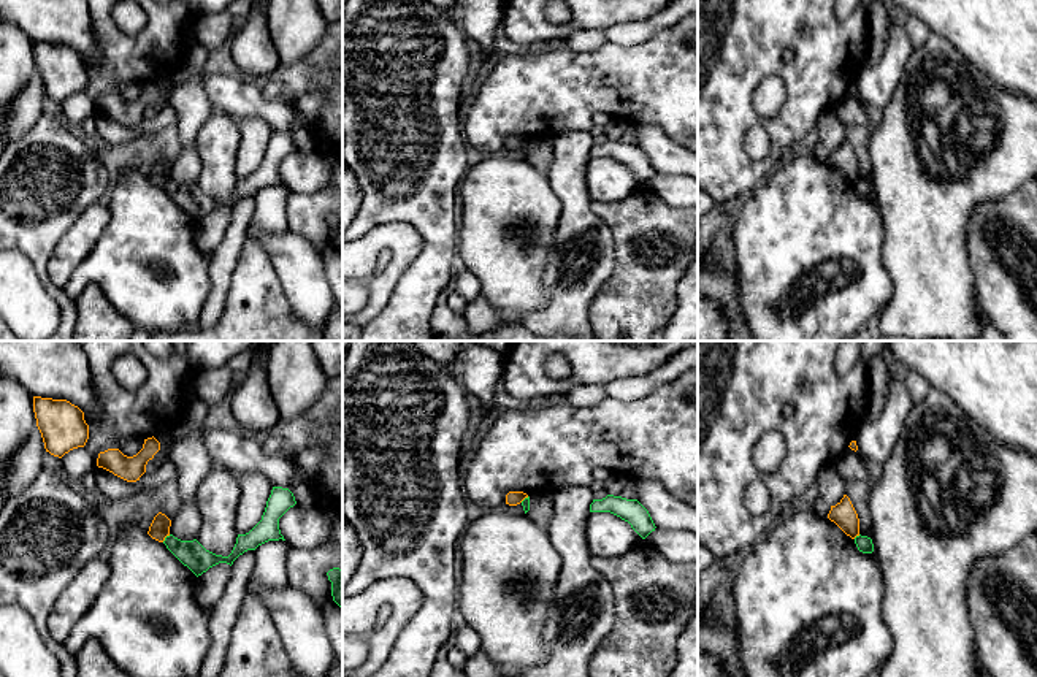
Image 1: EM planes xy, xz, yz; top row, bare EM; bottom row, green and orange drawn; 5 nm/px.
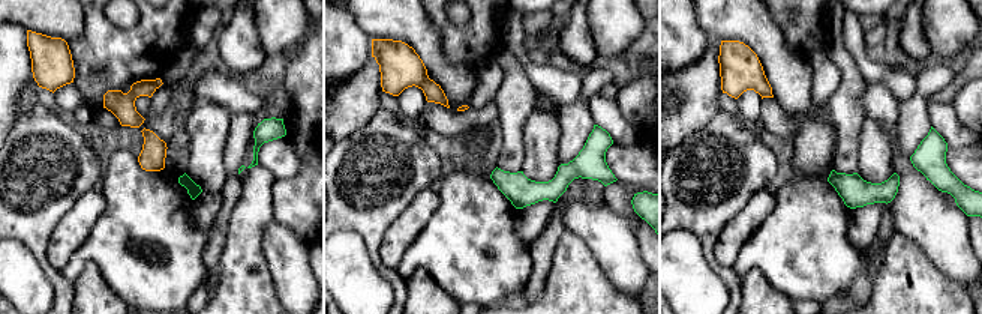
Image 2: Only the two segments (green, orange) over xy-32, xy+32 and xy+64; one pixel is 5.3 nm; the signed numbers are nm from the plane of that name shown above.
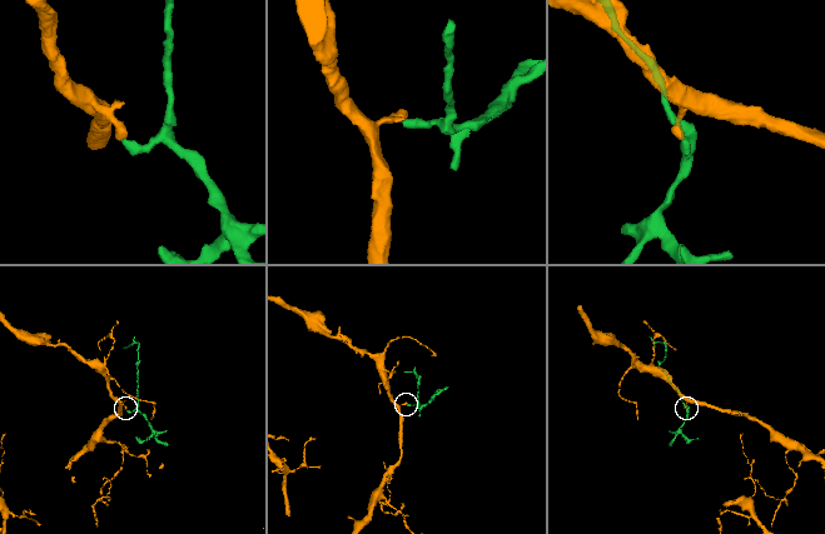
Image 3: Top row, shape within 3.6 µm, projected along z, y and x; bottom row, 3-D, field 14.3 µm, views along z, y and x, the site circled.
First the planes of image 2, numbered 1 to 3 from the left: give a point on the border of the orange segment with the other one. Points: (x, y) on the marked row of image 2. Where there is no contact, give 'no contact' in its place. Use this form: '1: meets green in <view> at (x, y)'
1: no contact
2: no contact
3: no contact

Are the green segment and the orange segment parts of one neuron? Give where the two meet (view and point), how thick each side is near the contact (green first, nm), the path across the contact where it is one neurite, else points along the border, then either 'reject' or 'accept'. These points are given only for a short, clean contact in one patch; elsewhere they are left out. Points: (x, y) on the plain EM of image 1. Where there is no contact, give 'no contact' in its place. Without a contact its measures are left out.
meets green in xy at (165, 183); 140 nm thick on the green side, 100 nm on the other; border along xy (170, 179), (162, 186); reject

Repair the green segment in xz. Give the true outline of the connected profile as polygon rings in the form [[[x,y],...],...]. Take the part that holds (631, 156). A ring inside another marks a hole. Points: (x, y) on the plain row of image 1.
[[[607,140],[603,144],[593,144],[590,157],[610,157],[620,162],[628,166],[642,184],[656,173],[649,155],[637,144]]]

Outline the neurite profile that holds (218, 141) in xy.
[[[212,113],[200,127],[195,143],[200,157],[197,186],[209,197],[228,201],[236,189],[236,154],[241,133],[238,119]]]

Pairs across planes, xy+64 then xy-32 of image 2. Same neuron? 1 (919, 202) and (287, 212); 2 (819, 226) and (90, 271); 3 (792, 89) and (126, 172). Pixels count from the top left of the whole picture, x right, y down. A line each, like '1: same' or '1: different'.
1: different
2: different
3: different

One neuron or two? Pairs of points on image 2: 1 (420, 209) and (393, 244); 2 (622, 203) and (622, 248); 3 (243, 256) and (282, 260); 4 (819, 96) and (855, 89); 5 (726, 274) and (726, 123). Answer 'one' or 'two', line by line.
1: one
2: two
3: two
4: two
5: one

